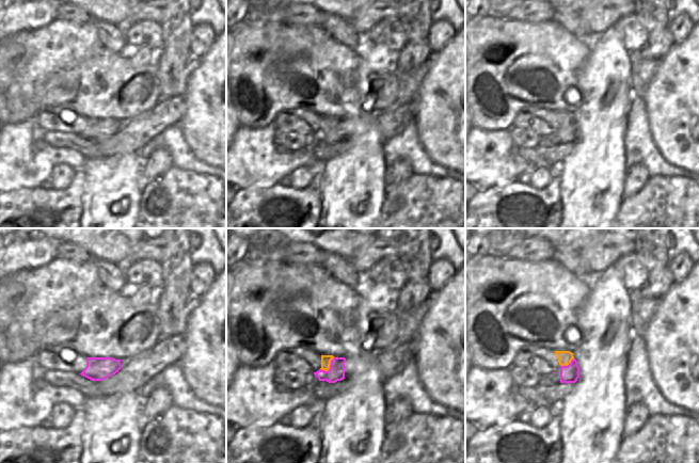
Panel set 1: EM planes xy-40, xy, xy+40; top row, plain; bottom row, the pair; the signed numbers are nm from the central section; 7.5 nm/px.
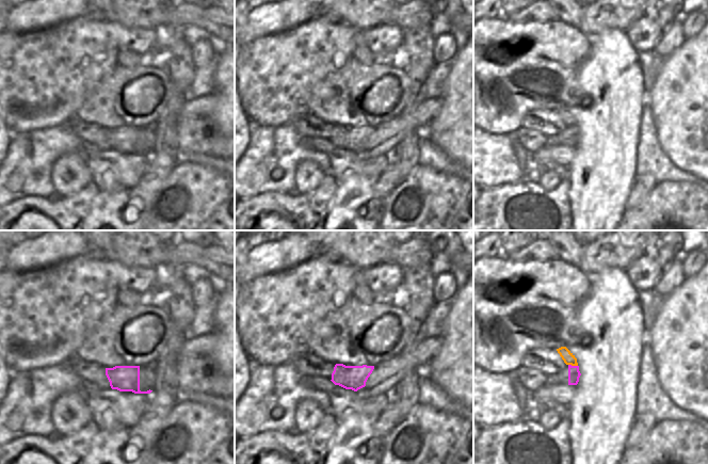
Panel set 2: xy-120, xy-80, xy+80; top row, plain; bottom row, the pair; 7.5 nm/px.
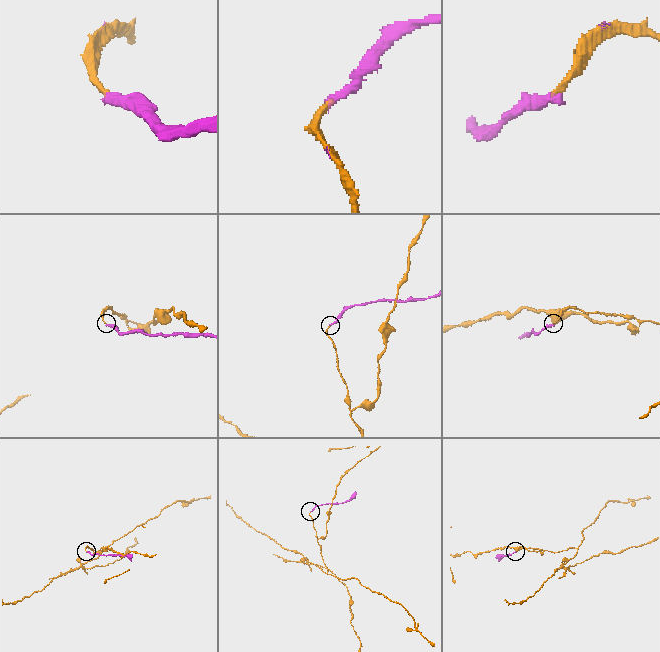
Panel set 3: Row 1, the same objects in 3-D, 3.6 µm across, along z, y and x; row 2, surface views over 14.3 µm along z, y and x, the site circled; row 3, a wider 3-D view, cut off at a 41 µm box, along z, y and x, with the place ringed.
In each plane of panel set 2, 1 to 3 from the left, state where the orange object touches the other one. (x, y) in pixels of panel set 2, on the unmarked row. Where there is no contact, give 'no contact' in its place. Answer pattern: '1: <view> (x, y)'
1: no contact
2: no contact
3: xy+80 (573, 127)

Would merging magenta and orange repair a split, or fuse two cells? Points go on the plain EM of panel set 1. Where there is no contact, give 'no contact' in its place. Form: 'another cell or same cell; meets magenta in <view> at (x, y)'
another cell; meets magenta in xy at (330, 128)

